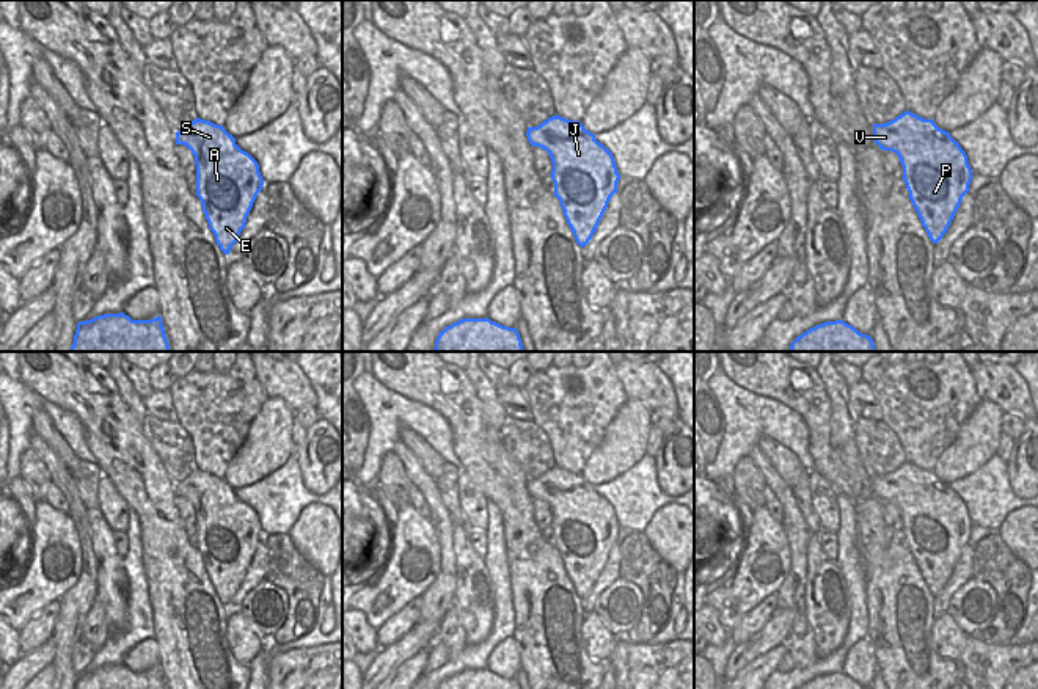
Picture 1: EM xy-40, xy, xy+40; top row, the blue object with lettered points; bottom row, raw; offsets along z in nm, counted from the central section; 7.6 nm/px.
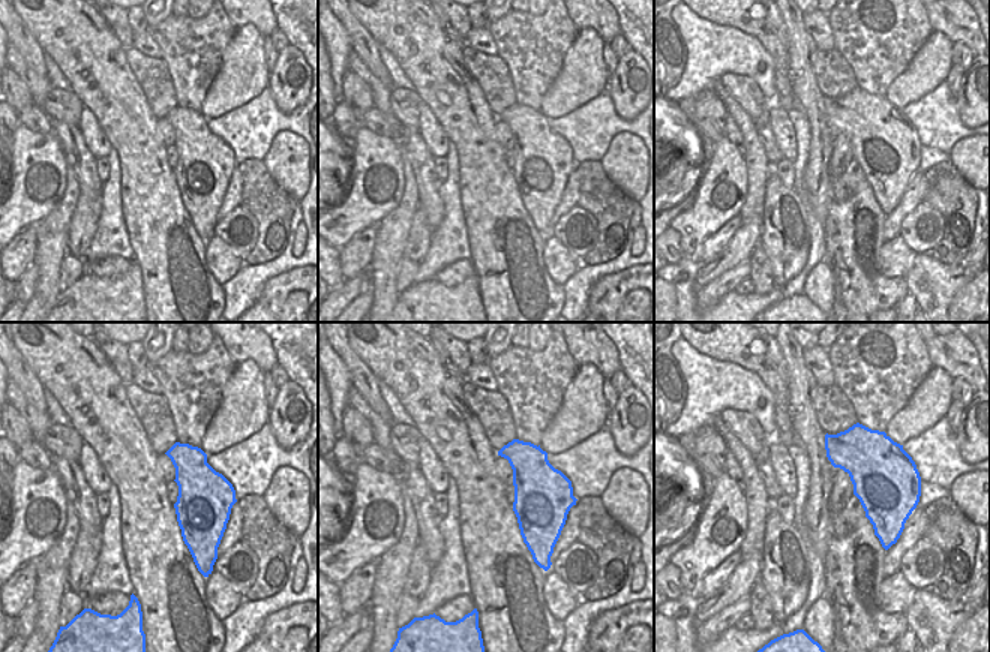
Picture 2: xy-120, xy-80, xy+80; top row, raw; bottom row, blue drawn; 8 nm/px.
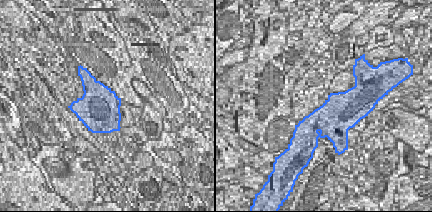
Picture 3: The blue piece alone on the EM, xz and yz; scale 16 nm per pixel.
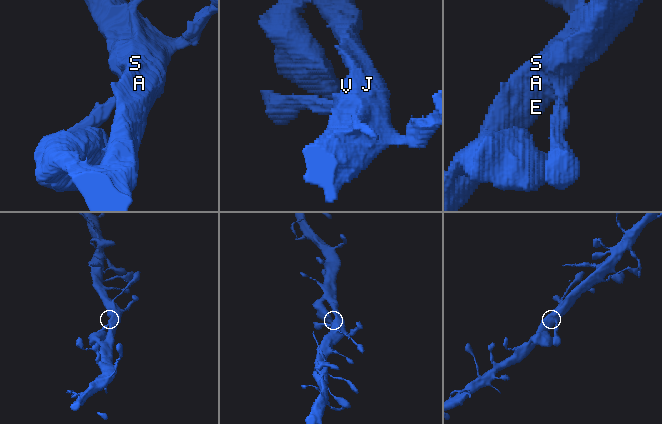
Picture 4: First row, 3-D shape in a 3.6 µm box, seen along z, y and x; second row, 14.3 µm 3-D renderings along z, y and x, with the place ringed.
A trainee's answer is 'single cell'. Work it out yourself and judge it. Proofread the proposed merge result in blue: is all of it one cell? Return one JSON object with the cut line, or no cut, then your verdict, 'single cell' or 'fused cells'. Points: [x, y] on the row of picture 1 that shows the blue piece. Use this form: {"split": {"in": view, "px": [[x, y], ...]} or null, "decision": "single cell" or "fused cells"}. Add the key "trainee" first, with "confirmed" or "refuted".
{"trainee": "confirmed", "split": null, "decision": "single cell"}

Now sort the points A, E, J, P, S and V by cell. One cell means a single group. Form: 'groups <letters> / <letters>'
groups A E J P S V

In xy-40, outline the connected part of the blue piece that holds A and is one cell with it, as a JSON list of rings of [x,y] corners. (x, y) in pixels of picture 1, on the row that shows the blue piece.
[[[196,118],[185,129],[176,132],[176,144],[187,146],[195,155],[196,165],[196,196],[203,204],[203,212],[215,242],[225,254],[229,254],[245,228],[247,217],[253,207],[264,180],[258,162],[236,144],[223,126]]]

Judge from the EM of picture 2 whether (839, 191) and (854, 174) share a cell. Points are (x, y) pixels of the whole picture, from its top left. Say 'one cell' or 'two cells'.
one cell

